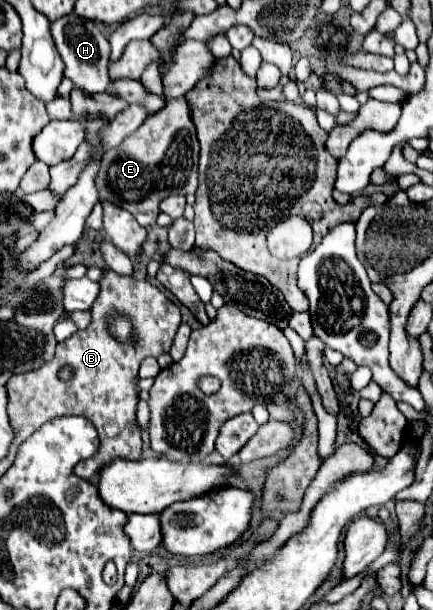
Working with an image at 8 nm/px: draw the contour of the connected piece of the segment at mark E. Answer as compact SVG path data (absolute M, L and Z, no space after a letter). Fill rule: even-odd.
M185 97L167 99L165 107L159 113L151 113L127 141L105 151L97 177L99 199L111 203L115 199L115 205L127 209L143 227L149 227L159 215L163 197L177 191L183 195L197 191L197 161L199 141L191 121L191 103ZM165 153L171 153L171 163L163 161Z

